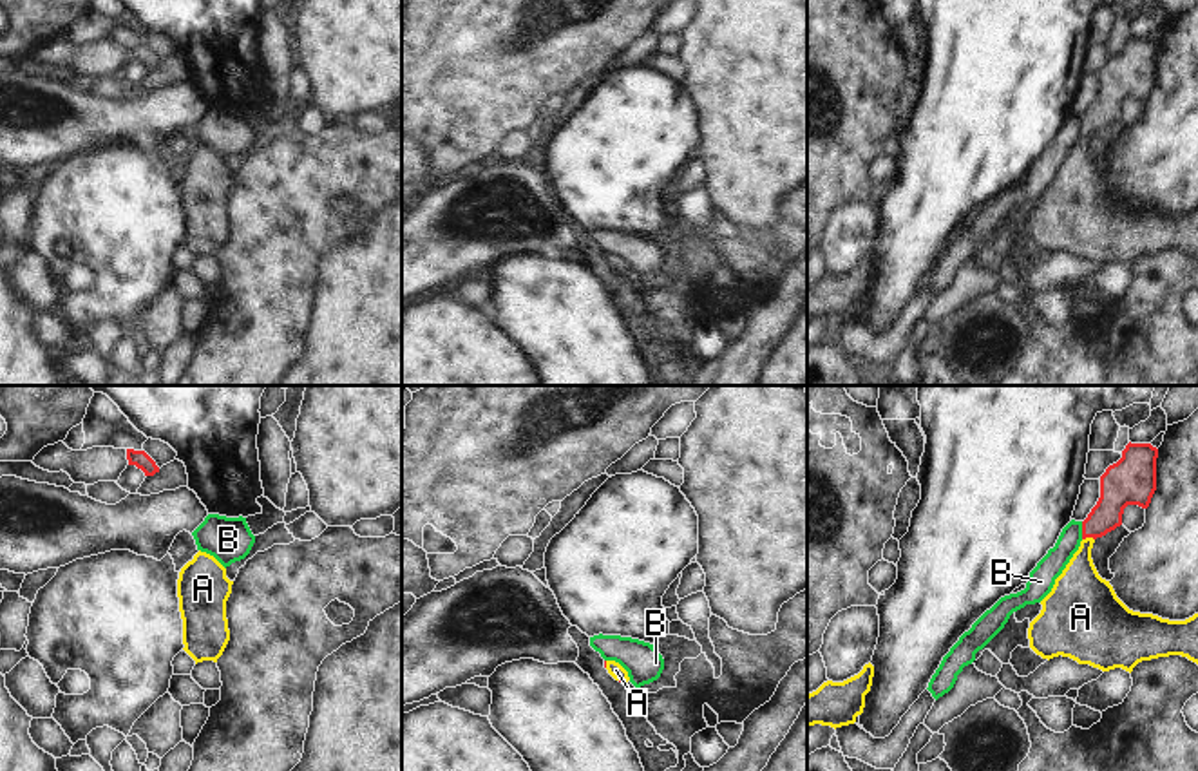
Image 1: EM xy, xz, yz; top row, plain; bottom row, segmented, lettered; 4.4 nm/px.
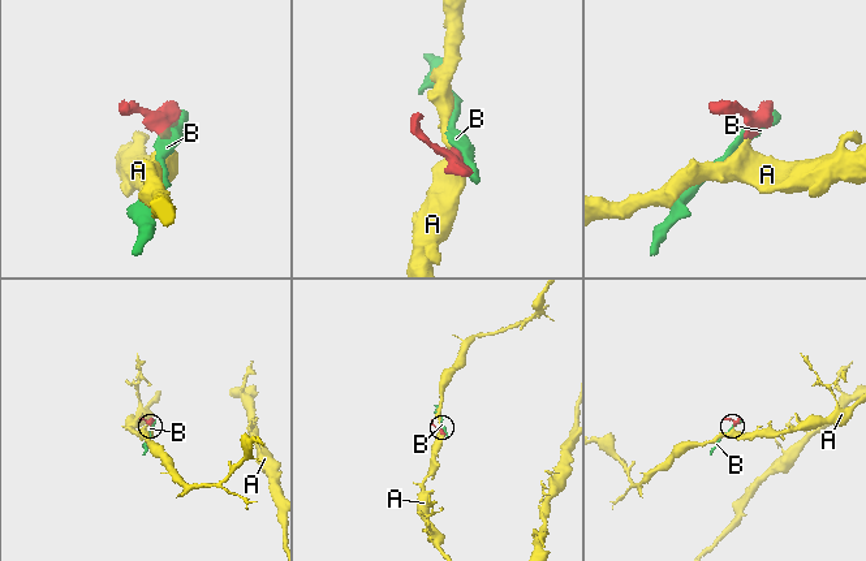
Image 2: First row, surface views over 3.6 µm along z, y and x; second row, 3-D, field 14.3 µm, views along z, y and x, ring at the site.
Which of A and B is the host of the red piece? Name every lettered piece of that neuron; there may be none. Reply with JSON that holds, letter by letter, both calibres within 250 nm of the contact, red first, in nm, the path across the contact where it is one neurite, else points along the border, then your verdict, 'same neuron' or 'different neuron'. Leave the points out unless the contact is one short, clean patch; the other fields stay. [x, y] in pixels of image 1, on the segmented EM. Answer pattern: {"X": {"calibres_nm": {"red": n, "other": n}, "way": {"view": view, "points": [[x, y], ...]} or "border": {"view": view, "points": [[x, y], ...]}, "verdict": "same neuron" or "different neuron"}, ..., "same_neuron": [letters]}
{"A": {"calibres_nm": {"red": 160, "other": 220}, "way": {"view": "yz", "points": [[1119, 489], [1108, 513], [1088, 536], [1081, 560], [1079, 590]]}, "verdict": "same neuron"}, "B": {"calibres_nm": {"red": 180, "other": 110}, "verdict": "different neuron"}, "same_neuron": ["A"]}

